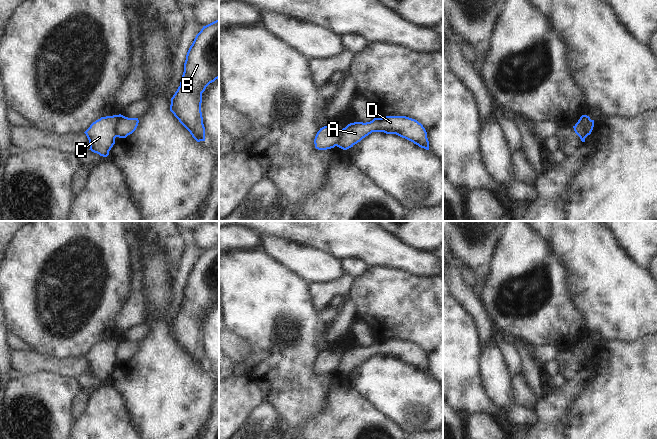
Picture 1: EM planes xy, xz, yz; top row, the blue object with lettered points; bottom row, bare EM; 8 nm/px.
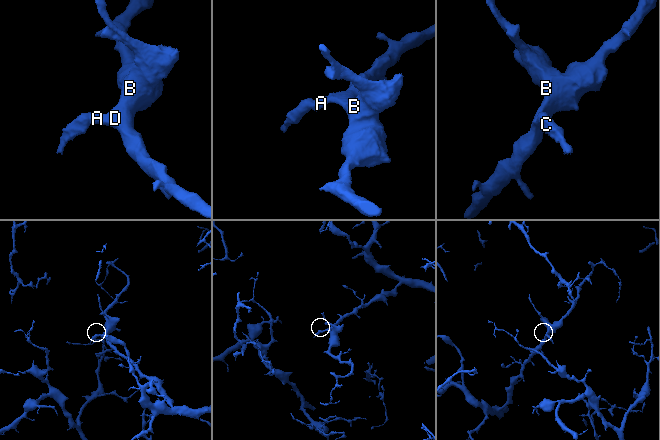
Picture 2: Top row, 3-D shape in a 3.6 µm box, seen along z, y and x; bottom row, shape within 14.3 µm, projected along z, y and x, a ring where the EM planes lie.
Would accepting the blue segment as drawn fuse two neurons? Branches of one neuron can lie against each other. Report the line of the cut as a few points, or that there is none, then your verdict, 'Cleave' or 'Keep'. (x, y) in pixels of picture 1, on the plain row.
Split along xy (119, 339), (115, 349), (116, 360). Cleave.

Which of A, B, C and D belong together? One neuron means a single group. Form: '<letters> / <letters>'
A B D / C

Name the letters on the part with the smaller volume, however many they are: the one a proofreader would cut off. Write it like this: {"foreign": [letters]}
{"foreign": ["C"]}

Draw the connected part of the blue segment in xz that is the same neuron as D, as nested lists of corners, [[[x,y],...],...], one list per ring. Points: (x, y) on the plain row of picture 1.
[[[386,340],[384,342],[374,342],[366,347],[350,347],[341,354],[341,361],[336,370],[347,374],[372,356],[396,358],[421,372],[429,374],[427,356],[423,349],[406,340]]]

